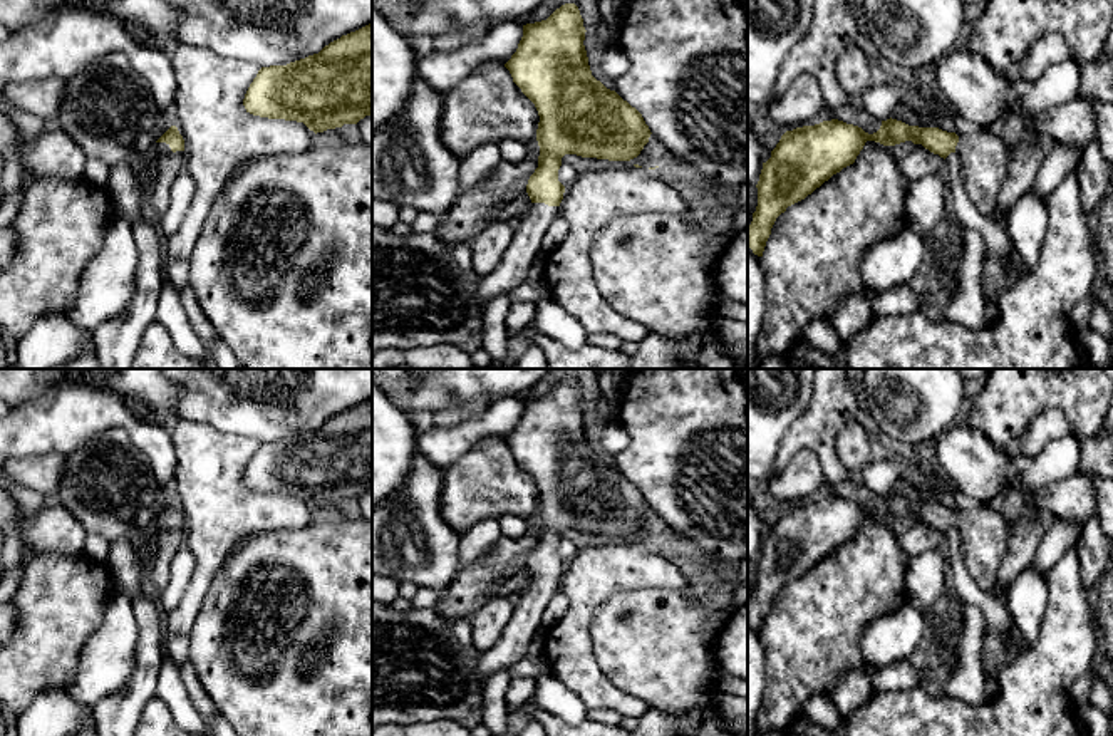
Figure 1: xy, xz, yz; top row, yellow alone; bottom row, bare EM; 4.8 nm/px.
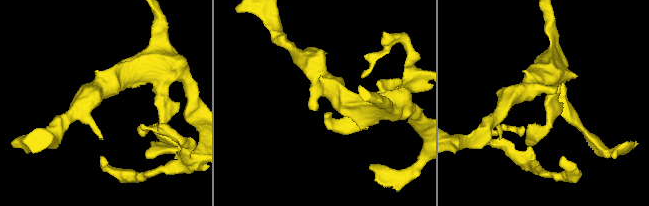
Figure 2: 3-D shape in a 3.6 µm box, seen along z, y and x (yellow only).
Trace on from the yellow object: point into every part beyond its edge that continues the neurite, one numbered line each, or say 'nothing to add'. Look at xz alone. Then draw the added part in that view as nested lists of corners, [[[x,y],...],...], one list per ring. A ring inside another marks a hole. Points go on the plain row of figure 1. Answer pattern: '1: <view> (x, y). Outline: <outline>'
1: xz (512, 646). Outline: [[[530,578],[520,590],[520,602],[515,605],[501,637],[491,649],[483,650],[478,659],[476,669],[483,677],[489,677],[498,671],[508,671],[525,657],[535,632],[541,625],[541,614],[558,592],[560,582]]]

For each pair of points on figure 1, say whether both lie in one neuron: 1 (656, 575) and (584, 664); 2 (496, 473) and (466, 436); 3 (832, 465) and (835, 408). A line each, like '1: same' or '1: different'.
1: same
2: different
3: same

